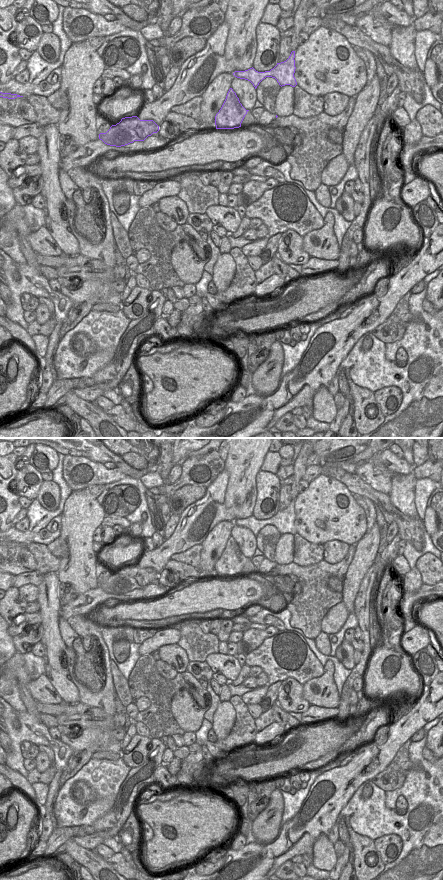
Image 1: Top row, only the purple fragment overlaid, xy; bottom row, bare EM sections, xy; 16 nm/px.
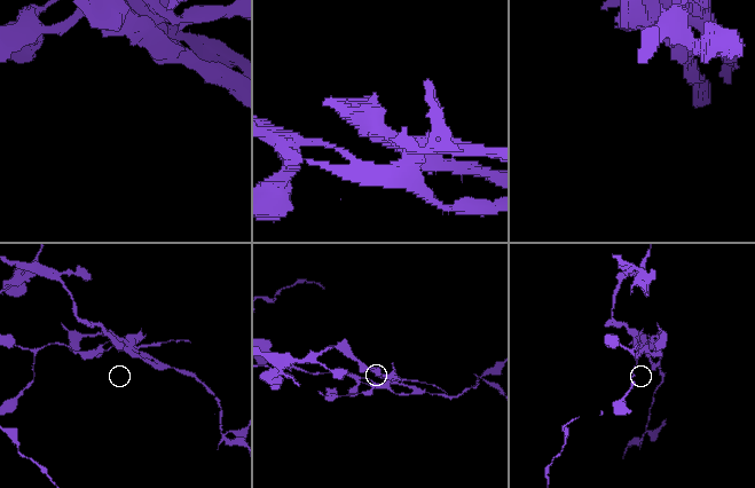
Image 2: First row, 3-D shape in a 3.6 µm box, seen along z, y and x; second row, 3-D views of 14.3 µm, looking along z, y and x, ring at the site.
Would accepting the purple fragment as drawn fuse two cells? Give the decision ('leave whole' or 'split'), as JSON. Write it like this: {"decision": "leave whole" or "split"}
{"decision": "split"}

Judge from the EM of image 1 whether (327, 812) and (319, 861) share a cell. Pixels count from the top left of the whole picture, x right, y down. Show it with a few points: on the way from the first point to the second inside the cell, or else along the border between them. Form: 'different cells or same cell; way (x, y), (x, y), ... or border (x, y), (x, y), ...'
different cells; border (326, 834), (321, 834), (315, 841), (312, 855)

